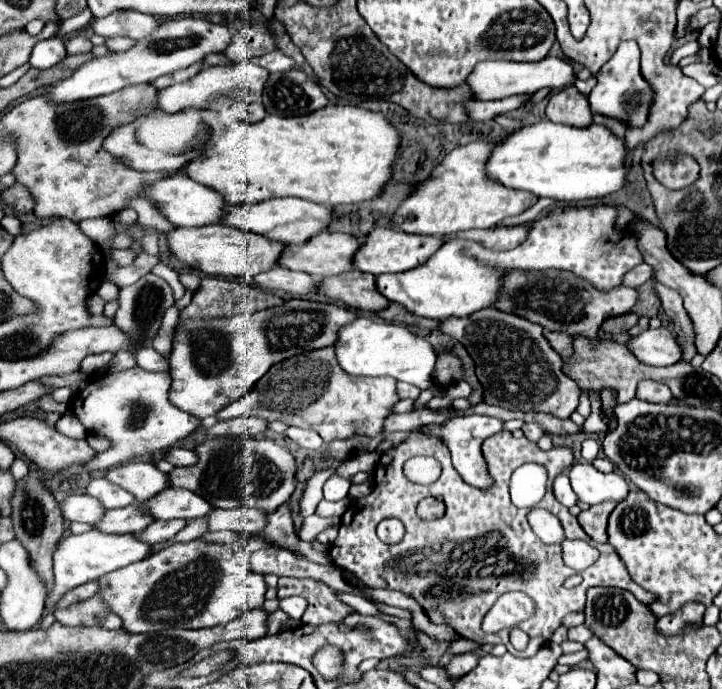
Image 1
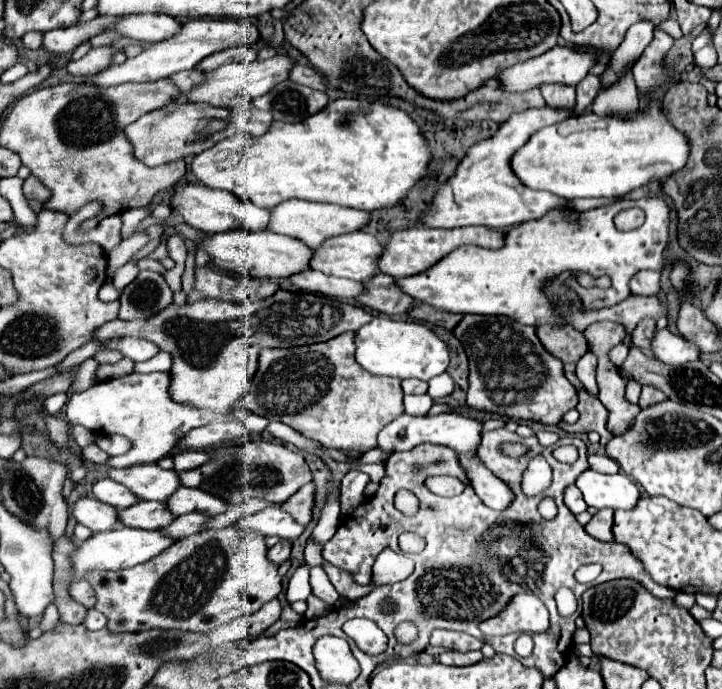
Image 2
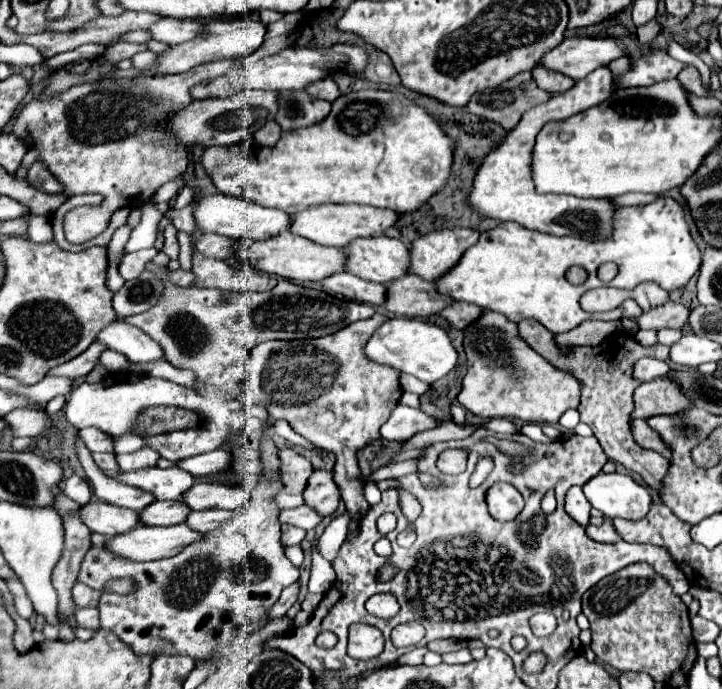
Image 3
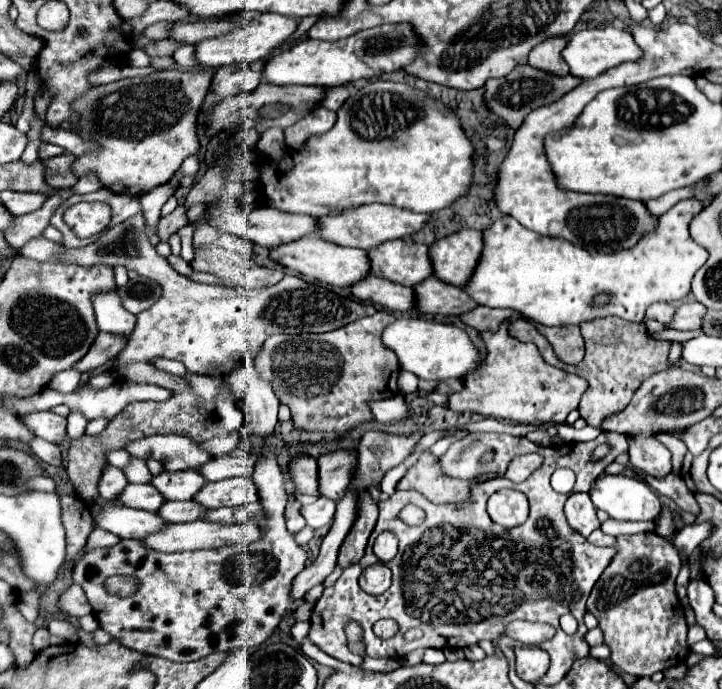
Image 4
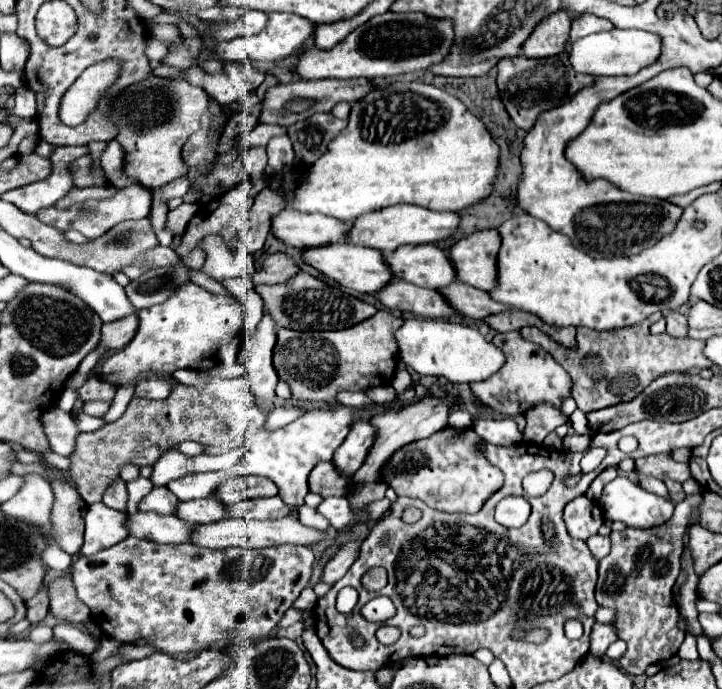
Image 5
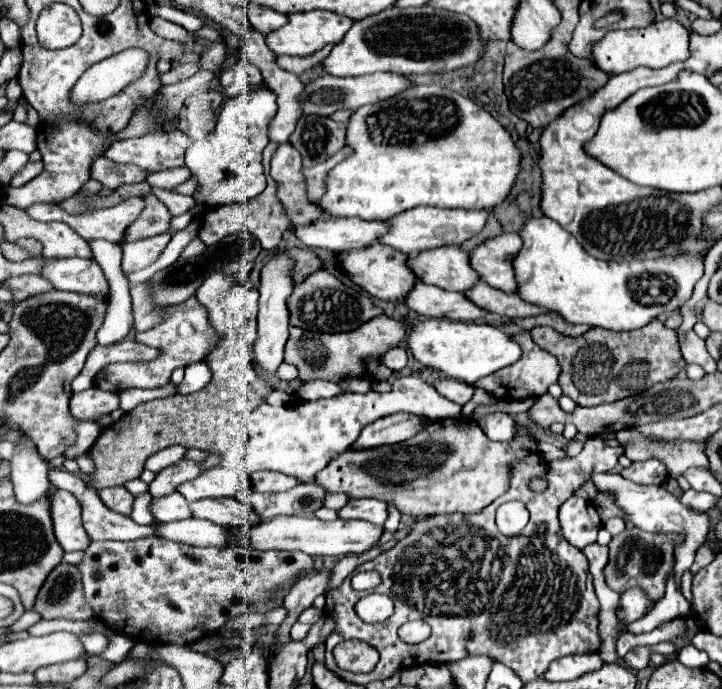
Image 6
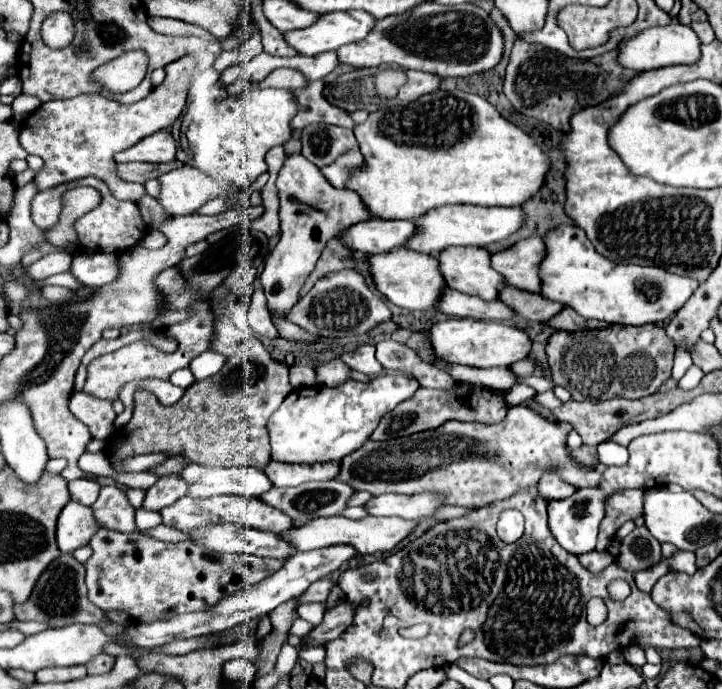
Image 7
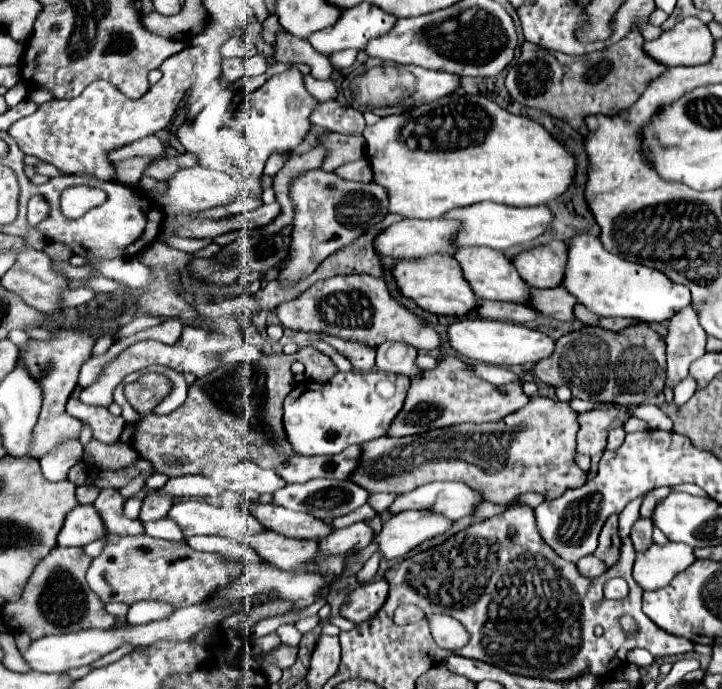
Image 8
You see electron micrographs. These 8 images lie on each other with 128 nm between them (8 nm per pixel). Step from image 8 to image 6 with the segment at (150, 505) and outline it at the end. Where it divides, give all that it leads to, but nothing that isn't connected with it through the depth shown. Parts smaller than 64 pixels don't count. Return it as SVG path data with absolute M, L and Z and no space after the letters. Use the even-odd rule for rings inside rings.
M180 460L178 464L172 464L168 466L166 470L158 472L156 478L150 482L148 486L148 492L152 498L162 498L162 496L168 496L172 492L176 492L176 488L188 480L194 480L198 474L202 472L200 464L198 462L186 462L186 460Z

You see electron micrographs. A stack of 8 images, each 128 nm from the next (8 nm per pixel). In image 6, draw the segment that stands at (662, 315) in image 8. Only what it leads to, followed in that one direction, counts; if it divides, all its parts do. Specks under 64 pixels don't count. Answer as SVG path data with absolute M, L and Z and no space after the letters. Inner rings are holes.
M532 218L520 230L524 252L516 256L516 280L520 298L560 312L572 324L600 326L606 330L636 330L666 312L680 310L690 300L694 284L704 276L704 260L676 256L676 260L602 262L592 258L578 240L558 222Z

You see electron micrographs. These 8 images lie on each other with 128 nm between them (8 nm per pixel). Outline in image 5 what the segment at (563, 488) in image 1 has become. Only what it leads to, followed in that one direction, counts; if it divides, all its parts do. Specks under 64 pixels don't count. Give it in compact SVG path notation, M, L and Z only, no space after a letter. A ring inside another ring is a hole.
M578 496L566 504L564 522L572 538L588 540L604 524L604 516L602 516L600 506L590 502L586 496Z

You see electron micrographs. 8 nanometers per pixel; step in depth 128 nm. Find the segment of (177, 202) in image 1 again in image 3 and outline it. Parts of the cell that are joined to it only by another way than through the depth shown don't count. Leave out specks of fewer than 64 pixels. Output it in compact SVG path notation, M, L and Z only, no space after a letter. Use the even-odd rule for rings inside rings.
M214 194L214 196L204 196L194 200L196 210L194 210L194 218L196 224L200 228L204 228L204 232L216 232L216 234L224 234L228 238L234 240L268 240L272 236L278 236L286 230L290 230L290 214L274 210L274 208L264 208L256 202L250 202L246 198L236 198L236 196L228 196L228 194Z

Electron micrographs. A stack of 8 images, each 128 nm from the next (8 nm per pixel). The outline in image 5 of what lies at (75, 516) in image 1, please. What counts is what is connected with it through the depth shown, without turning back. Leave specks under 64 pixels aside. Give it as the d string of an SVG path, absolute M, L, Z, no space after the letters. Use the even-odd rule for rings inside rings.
M138 512L136 516L128 516L130 536L152 540L158 544L182 544L192 538L196 530L194 524L178 518L178 516L156 516L156 512Z

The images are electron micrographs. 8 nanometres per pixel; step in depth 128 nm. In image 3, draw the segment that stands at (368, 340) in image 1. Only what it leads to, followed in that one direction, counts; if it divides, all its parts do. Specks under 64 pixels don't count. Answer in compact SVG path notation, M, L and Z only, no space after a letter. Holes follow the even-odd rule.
M394 316L386 320L374 332L372 340L366 344L366 356L376 360L378 364L388 364L400 372L412 374L426 384L434 384L448 372L452 372L458 364L458 350L452 346L452 338L446 330L424 320L404 316Z

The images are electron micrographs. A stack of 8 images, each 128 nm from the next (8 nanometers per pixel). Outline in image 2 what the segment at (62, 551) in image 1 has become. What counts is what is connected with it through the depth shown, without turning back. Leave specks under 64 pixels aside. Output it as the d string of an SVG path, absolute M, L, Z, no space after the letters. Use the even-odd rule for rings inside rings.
M116 528L112 532L100 532L88 538L86 542L78 544L78 548L72 552L72 568L74 568L74 578L82 578L88 568L106 568L106 570L120 570L120 568L130 568L140 562L148 562L150 558L158 556L166 548L170 548L176 540L170 536L164 536L160 530L140 530L140 528ZM50 604L44 612L42 622L40 622L40 630L42 632L52 632L58 624L60 624L60 616L58 616L58 610L56 610L56 604Z

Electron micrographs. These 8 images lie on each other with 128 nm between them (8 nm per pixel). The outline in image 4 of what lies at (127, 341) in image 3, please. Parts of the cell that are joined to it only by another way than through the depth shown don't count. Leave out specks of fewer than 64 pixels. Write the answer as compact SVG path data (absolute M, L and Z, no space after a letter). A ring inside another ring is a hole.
M116 290L94 294L92 304L94 304L94 310L96 310L98 328L102 332L124 334L124 336L132 334L134 324L136 324L136 316L122 306ZM154 360L154 366L160 368L160 370L166 370L170 374L178 374L178 376L186 376L186 368L180 364L180 362L174 362L174 360Z

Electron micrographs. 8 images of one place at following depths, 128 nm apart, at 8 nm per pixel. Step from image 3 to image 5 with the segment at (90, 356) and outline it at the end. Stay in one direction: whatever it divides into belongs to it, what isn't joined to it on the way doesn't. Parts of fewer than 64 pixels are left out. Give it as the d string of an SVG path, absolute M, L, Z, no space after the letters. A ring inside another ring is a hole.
M134 310L132 316L124 316L122 320L114 320L102 326L102 344L106 346L106 352L124 348L138 330L138 312Z

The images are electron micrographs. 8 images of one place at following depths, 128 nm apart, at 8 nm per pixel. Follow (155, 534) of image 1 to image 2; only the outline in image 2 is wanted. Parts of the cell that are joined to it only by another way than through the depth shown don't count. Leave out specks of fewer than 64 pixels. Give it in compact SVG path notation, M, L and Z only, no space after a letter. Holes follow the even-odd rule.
M202 512L184 514L184 516L178 516L168 528L164 528L164 534L166 534L166 536L172 536L174 540L180 540L180 538L184 538L184 536L202 532L208 520L210 520L210 516L208 516L208 514L202 514Z

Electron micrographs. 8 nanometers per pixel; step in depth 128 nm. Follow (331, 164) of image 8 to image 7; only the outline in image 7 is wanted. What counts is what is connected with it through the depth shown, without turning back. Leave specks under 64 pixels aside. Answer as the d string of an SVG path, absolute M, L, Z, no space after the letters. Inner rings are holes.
M312 124L312 126L302 130L302 154L310 162L314 162L318 168L332 164L338 156L342 156L342 154L346 154L354 148L358 148L358 140L356 140L352 130L336 128L336 126L330 126L330 124Z

